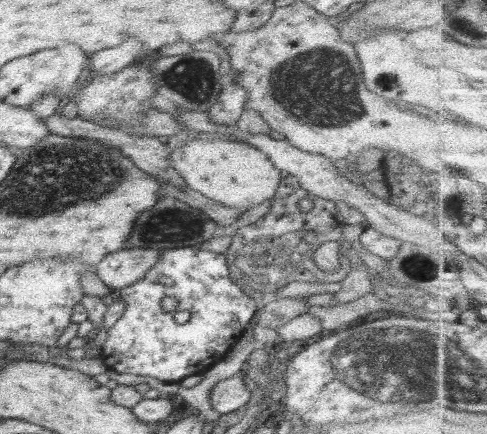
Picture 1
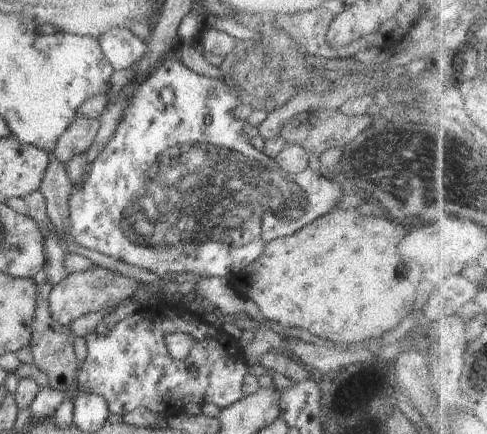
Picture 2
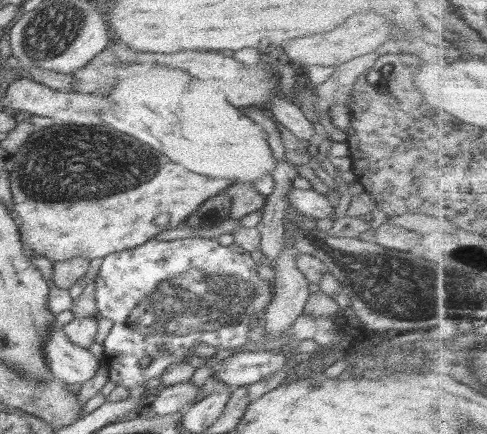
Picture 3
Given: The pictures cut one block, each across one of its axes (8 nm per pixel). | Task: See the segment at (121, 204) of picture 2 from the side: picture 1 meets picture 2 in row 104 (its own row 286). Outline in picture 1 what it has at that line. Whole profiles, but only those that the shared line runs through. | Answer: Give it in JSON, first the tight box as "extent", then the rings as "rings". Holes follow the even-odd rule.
{"extent":[99,247,257,384],"rings":[[[196,247],[162,249],[158,262],[156,262],[152,268],[148,269],[146,275],[140,278],[140,280],[137,280],[135,283],[132,283],[130,286],[125,286],[124,288],[120,289],[119,300],[125,304],[125,309],[122,313],[122,316],[111,326],[111,329],[108,330],[106,342],[104,342],[104,345],[101,348],[99,358],[102,360],[103,368],[115,370],[120,374],[150,376],[164,383],[178,384],[186,377],[203,374],[205,371],[211,368],[213,364],[224,361],[233,346],[239,342],[239,338],[245,332],[248,322],[250,322],[257,312],[255,300],[252,297],[249,297],[248,294],[244,293],[244,291],[240,289],[239,285],[232,283],[226,257],[223,254],[210,252],[209,250],[202,250]],[[162,276],[168,276],[168,278],[171,278],[174,281],[173,285],[165,286],[164,284],[161,284],[160,278],[162,278]],[[165,296],[174,296],[178,301],[176,307],[170,312],[166,312],[162,309],[162,299]],[[179,310],[188,310],[188,312],[190,312],[190,319],[186,323],[179,324],[174,320],[174,314]]]}

